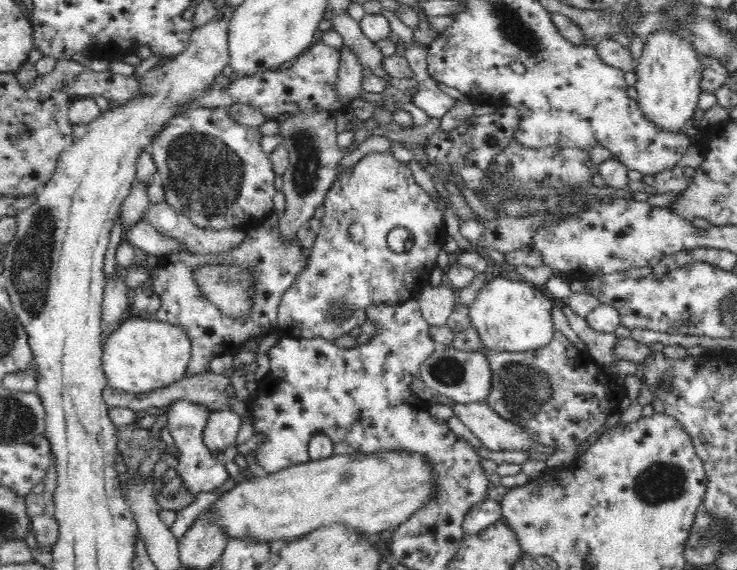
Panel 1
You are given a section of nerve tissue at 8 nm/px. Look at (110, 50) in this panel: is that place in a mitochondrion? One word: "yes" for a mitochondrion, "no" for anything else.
no

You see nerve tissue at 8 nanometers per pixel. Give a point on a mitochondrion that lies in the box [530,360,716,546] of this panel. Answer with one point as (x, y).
(660, 482)

